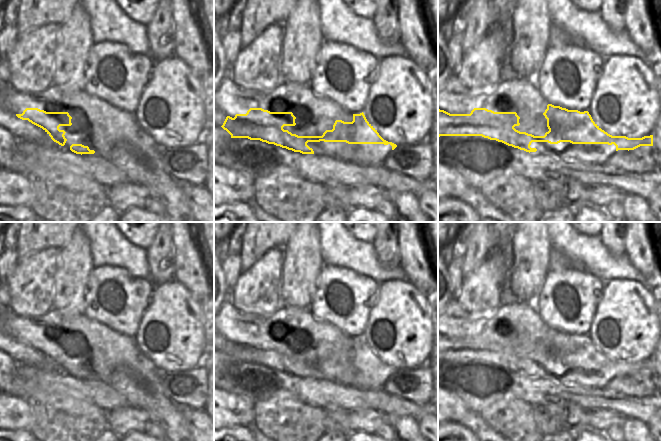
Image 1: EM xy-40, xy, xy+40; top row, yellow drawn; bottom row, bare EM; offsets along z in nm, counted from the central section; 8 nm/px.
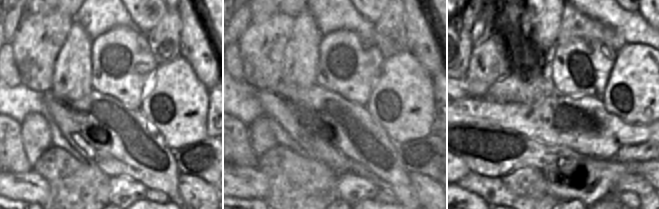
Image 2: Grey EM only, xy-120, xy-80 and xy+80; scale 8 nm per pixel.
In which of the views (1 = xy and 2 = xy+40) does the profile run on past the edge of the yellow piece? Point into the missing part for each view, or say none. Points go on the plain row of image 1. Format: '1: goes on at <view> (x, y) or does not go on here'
1: does not go on here
2: does not go on here

